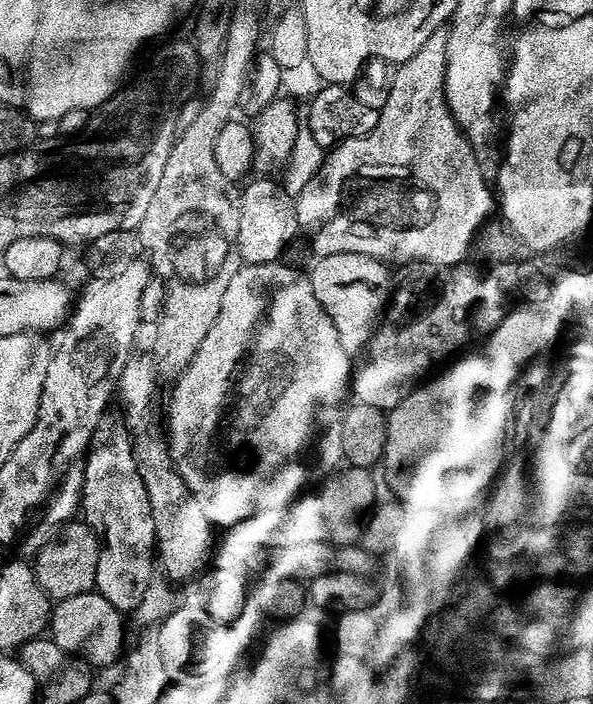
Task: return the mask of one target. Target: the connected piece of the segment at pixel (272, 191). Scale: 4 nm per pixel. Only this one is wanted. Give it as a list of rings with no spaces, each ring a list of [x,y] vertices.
[[[279,179],[251,180],[238,192],[238,254],[244,264],[274,264],[279,261],[283,248],[297,239],[296,202],[293,196],[286,194]]]

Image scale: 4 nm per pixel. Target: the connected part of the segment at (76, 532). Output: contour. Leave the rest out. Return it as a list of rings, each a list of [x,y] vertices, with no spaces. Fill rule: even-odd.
[[[73,518],[61,527],[60,531],[40,547],[35,553],[32,573],[36,575],[38,586],[53,601],[74,598],[74,594],[86,594],[96,587],[98,574],[98,550],[100,539],[94,529],[84,523],[83,519]]]

